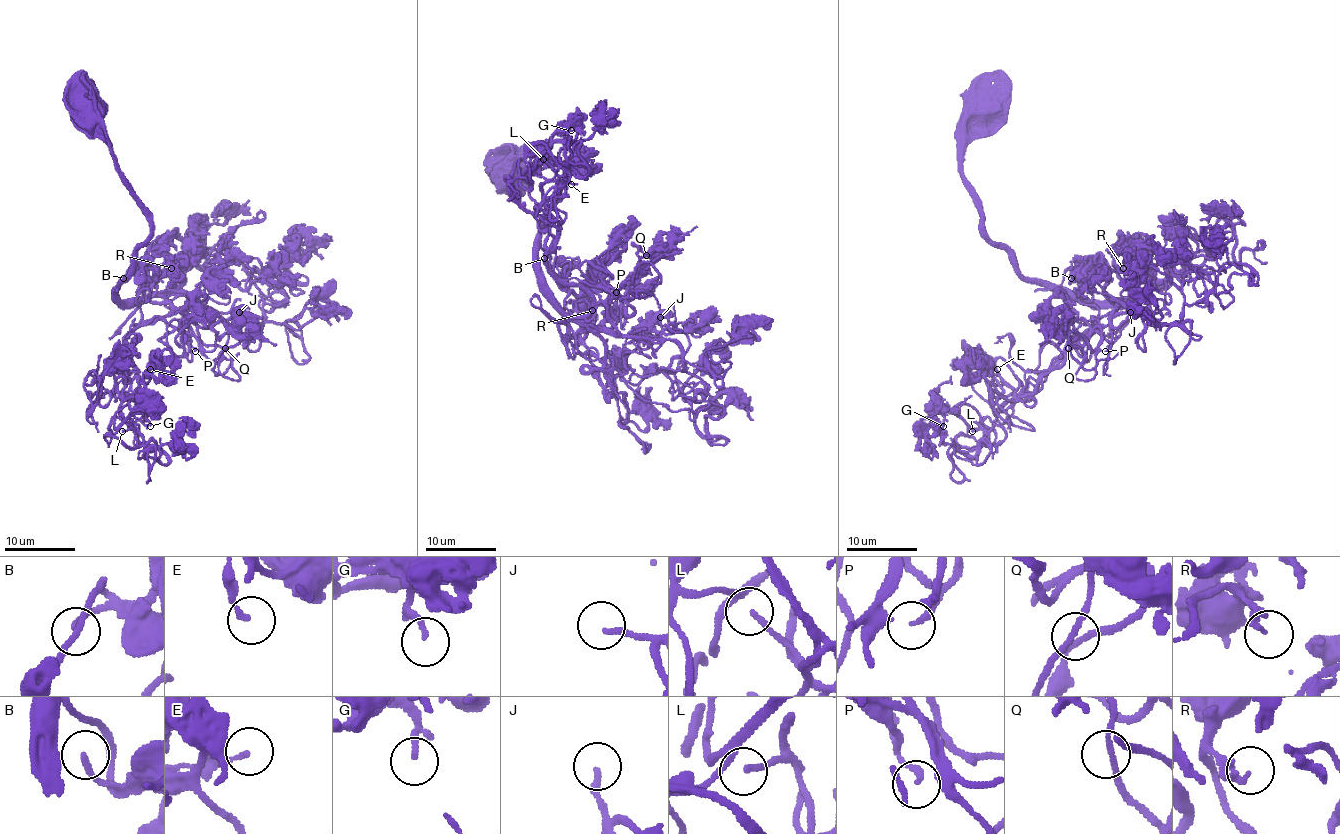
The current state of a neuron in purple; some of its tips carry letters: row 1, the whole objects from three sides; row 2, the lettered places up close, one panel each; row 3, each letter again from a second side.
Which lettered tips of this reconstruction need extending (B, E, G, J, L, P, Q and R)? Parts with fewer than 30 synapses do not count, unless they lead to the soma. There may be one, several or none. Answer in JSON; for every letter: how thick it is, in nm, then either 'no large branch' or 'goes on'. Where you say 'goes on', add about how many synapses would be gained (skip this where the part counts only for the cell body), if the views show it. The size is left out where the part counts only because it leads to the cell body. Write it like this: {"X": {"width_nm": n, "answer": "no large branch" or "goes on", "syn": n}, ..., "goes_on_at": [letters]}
{"B": {"width_nm": 190, "answer": "no large branch"}, "E": {"width_nm": 160, "answer": "no large branch"}, "G": {"width_nm": 130, "answer": "no large branch"}, "J": {"width_nm": 180, "answer": "goes on", "syn": 50}, "L": {"width_nm": 170, "answer": "no large branch"}, "P": {"width_nm": 190, "answer": "no large branch"}, "Q": {"width_nm": 140, "answer": "no large branch"}, "R": {"width_nm": 140, "answer": "no large branch"}, "goes_on_at": ["J"]}

